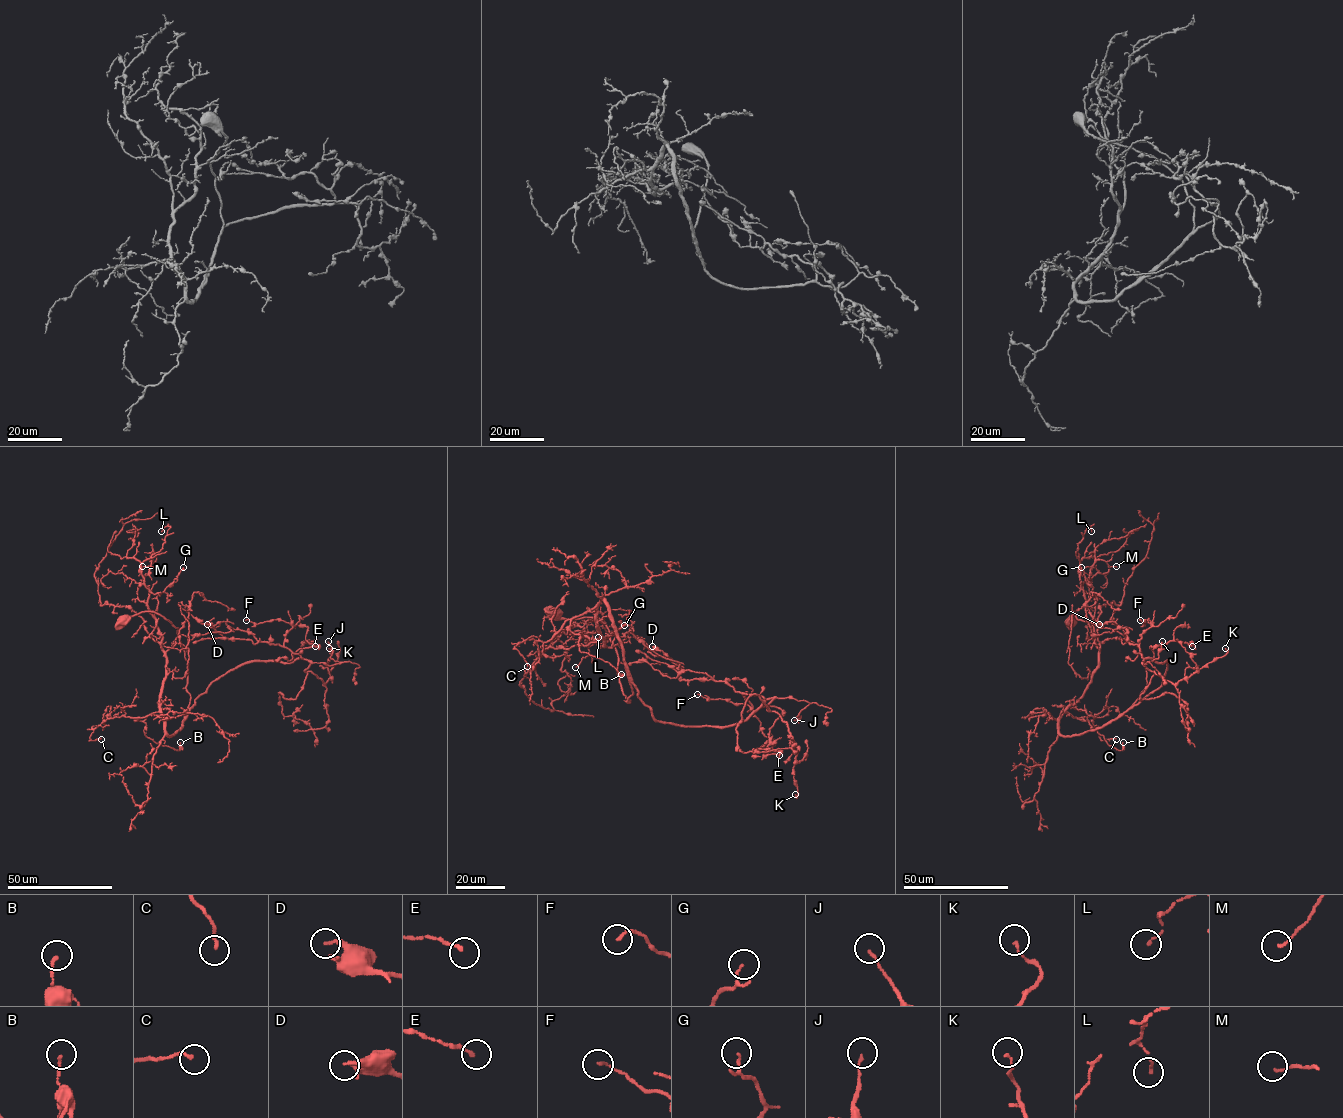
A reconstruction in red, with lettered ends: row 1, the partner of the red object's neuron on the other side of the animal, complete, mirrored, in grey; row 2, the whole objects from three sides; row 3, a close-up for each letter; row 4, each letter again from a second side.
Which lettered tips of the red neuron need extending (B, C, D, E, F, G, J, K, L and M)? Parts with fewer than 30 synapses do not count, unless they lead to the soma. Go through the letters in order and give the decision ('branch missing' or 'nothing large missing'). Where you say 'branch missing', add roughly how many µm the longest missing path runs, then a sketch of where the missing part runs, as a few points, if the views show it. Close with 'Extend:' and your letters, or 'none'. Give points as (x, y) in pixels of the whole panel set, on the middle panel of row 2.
B: nothing large missing
C: nothing large missing
D: nothing large missing
E: nothing large missing
F: nothing large missing
G: nothing large missing
J: nothing large missing
K: nothing large missing
L: nothing large missing
M: nothing large missing
Extend: none

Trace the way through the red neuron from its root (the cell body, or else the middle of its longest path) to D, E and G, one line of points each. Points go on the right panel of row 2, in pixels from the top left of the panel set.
D: (1072, 622), (1140, 649), (1147, 685), (1124, 713), (1167, 660), (1099, 624)
E: (1072, 622), (1075, 611), (1140, 649), (1147, 685), (1124, 713), (1162, 684), (1167, 660), (1151, 646), (1192, 646)
G: (1072, 622), (1132, 641), (1147, 685), (1106, 724), (1062, 735), (1098, 665), (1081, 567)

